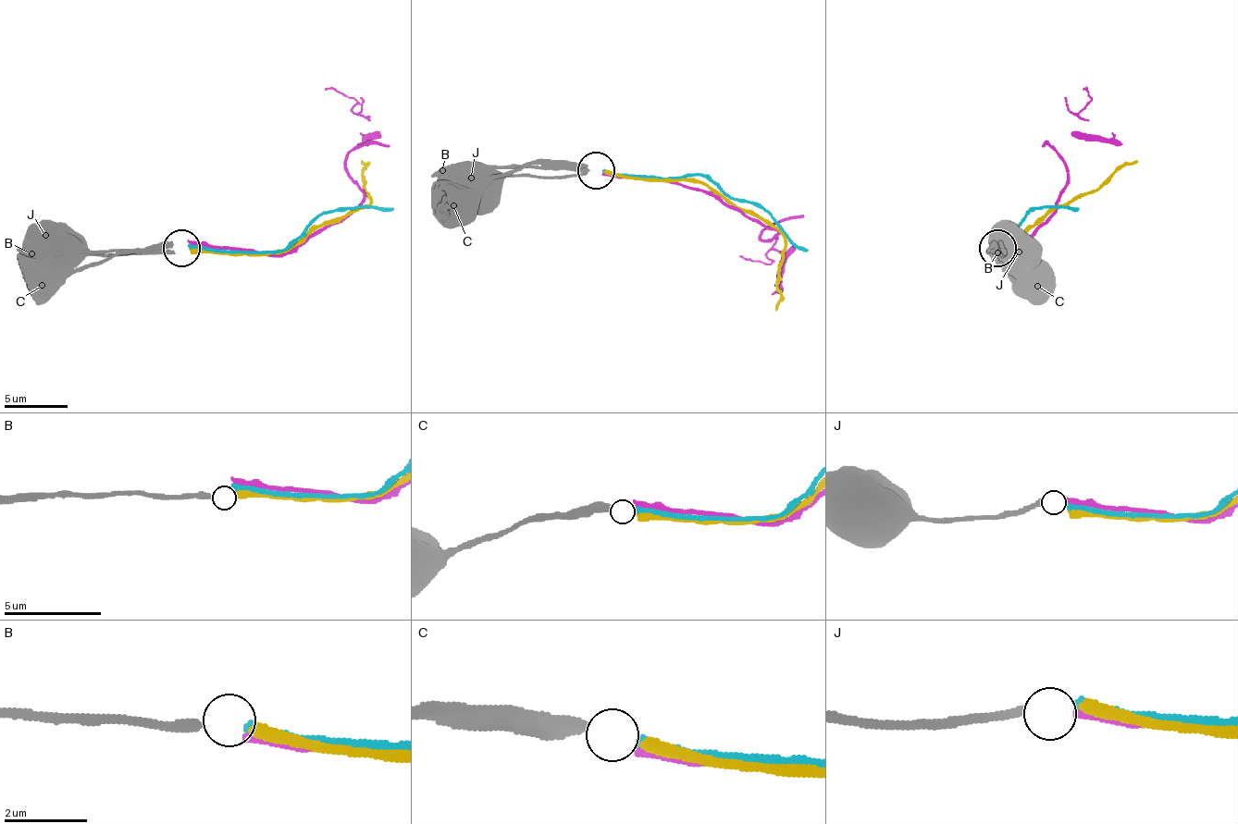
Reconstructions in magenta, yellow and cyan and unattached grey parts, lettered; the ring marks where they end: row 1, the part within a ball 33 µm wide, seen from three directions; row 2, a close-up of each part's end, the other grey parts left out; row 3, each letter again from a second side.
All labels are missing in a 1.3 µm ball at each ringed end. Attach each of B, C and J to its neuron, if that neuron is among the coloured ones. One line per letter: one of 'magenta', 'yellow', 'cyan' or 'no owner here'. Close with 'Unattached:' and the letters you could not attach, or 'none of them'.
B: yellow
C: cyan
J: magenta
Unattached: none of them

